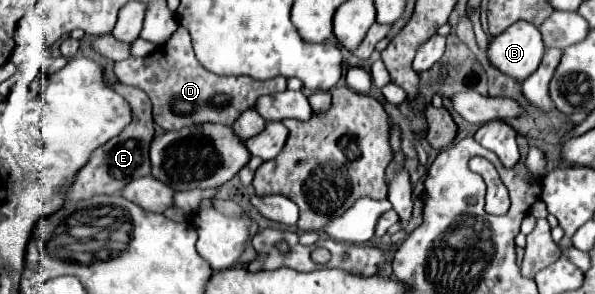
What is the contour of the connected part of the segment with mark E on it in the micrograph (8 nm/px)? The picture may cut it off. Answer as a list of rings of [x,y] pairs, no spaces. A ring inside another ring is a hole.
[[[109,83],[109,87],[119,93],[131,107],[131,123],[125,127],[125,131],[121,131],[117,137],[109,139],[107,143],[103,143],[101,147],[97,147],[89,161],[77,171],[75,181],[69,185],[67,193],[65,193],[65,201],[79,201],[79,199],[89,199],[93,195],[99,193],[119,193],[129,181],[133,179],[141,179],[151,175],[151,161],[149,161],[149,145],[153,141],[155,129],[153,129],[153,119],[151,119],[151,101],[149,97],[137,89],[137,87],[129,87],[123,83]]]

